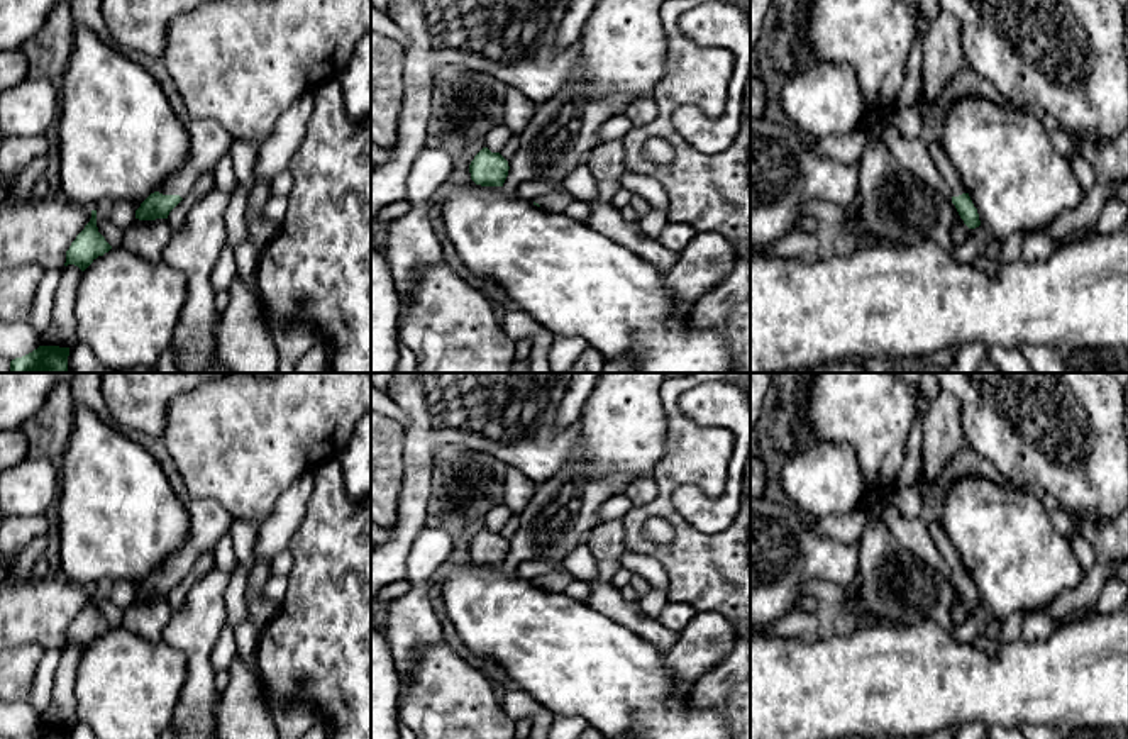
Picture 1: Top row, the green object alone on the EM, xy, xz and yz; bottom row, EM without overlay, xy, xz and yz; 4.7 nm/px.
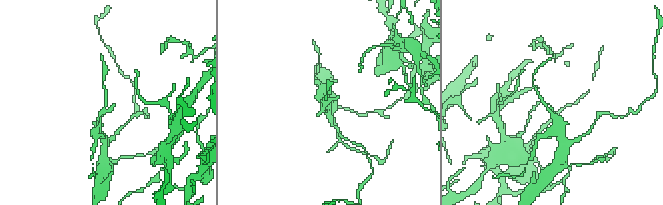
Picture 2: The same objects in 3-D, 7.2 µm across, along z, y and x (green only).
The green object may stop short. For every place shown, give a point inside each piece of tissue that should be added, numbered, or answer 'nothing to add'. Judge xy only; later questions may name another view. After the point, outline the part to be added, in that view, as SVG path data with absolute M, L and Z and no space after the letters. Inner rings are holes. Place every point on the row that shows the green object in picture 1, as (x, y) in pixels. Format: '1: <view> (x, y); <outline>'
1: xy (209, 139); M190 119L186 131L190 134L188 158L185 164L158 188L163 195L180 195L185 198L195 192L198 176L213 171L234 142L230 132L215 119Z

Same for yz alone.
1: yz (951, 177); M933 132L925 134L923 137L925 137L925 141L930 147L930 153L932 153L933 159L937 161L937 164L940 168L940 173L942 173L945 183L950 188L952 197L959 197L962 193L967 193L959 173L954 169L954 166L948 161L948 156L943 153L940 144L937 142L935 134Z

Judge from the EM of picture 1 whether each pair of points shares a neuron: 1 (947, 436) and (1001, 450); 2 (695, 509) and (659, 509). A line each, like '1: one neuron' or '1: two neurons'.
1: two neurons
2: two neurons

